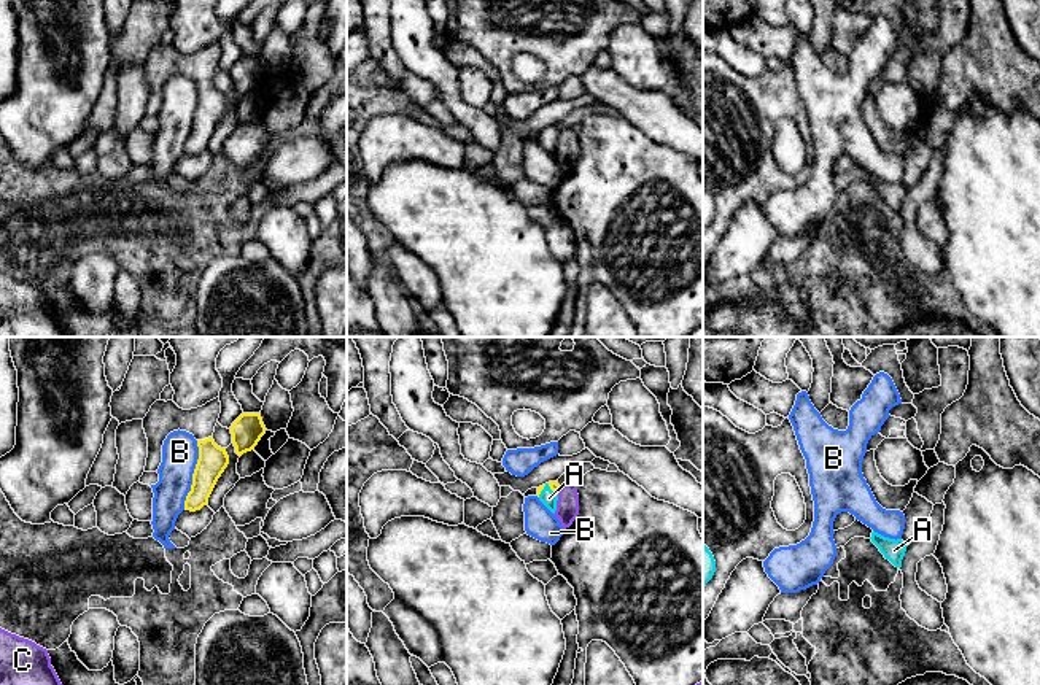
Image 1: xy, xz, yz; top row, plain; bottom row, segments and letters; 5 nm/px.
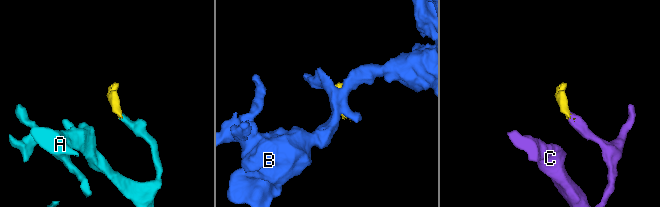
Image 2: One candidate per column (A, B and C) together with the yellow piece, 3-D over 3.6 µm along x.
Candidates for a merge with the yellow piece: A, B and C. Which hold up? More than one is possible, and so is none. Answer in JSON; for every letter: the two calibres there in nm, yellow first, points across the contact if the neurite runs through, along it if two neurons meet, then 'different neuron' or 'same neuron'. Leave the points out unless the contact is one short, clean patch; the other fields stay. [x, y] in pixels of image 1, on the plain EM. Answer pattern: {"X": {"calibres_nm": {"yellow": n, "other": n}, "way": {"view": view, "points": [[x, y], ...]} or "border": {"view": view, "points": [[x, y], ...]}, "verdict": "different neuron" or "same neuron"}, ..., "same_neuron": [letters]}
{"A": {"calibres_nm": {"yellow": 50, "other": 90}, "way": {"view": "xz", "points": [[554, 129], [544, 129], [549, 142]]}, "verdict": "same neuron"}, "B": {"calibres_nm": {"yellow": 150, "other": 190}, "border": {"view": "xy", "points": [[197, 85], [197, 107], [183, 153]]}, "verdict": "different neuron"}, "C": {"calibres_nm": {"yellow": 50, "other": 110}, "border": {"view": "xz", "points": [[560, 131], [557, 135]]}, "verdict": "different neuron"}, "same_neuron": ["A"]}

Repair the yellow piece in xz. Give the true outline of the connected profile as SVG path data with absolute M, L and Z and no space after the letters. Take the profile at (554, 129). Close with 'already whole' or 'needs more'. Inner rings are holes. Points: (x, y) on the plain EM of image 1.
M549 126L537 132L536 140L552 157L555 157L557 154L558 135L560 135L558 126Z; needs more

